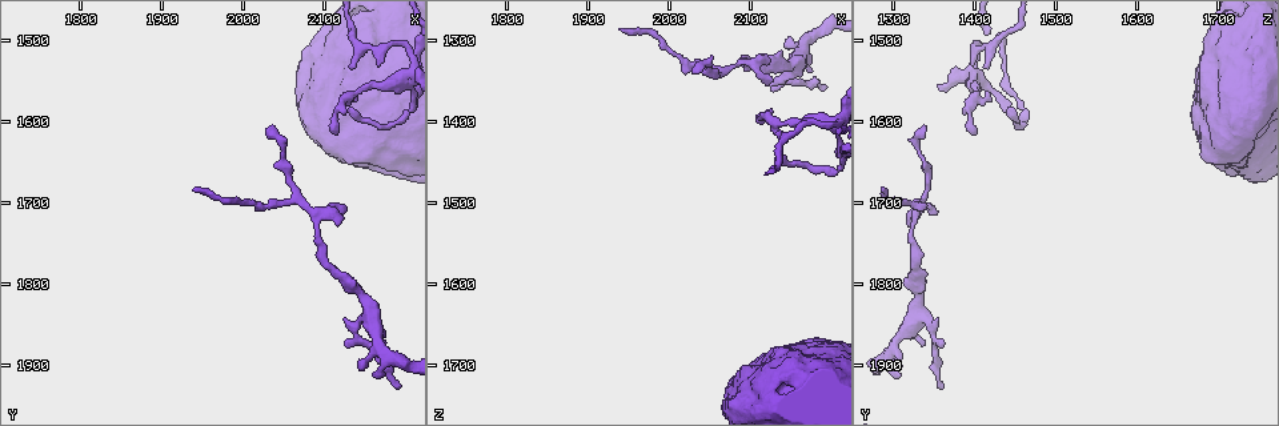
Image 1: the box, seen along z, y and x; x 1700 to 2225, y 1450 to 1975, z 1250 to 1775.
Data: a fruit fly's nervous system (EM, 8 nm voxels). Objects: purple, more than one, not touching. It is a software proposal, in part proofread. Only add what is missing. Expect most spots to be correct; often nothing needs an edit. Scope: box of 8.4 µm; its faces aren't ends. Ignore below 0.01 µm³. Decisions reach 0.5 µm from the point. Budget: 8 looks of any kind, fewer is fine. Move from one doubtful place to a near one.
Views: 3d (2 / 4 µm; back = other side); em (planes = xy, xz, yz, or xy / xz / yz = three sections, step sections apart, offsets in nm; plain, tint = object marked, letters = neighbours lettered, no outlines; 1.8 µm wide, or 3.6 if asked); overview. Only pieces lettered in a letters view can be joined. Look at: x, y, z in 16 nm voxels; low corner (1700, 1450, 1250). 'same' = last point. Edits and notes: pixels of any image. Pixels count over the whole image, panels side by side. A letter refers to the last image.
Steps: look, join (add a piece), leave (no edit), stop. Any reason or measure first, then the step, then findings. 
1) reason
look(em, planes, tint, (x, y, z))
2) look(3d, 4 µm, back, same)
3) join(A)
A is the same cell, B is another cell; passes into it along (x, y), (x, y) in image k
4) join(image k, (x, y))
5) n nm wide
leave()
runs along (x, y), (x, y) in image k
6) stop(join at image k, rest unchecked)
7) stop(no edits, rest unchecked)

touches itself
look(em, 3.6 µm, xz, step 16, tint, (2110, 1550, 1730))

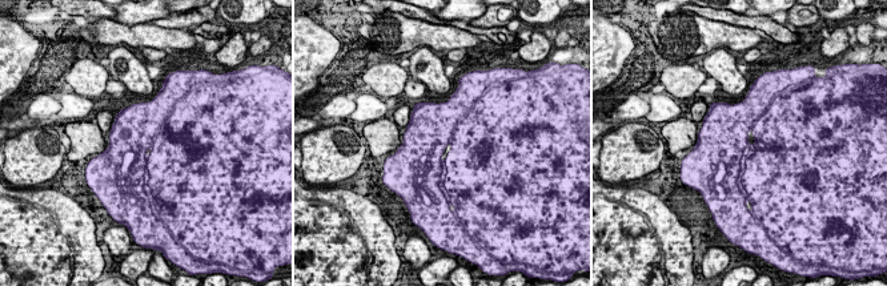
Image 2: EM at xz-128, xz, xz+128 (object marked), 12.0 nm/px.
look(em, 3.6 µm, planes, letters, same)

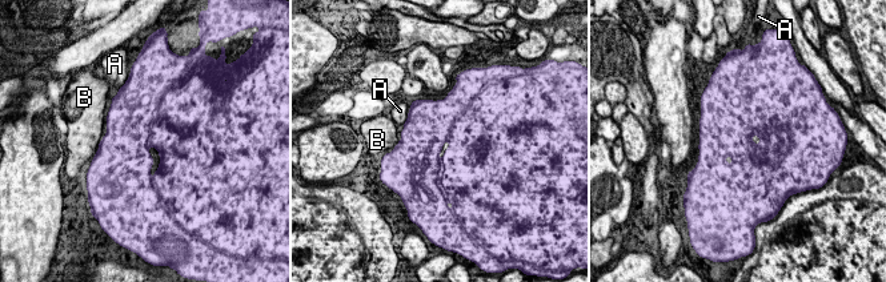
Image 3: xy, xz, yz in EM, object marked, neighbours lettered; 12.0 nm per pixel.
1200 nm wide
leave()
A and B are other cells; border along (411, 104), (404, 124) in image 3; no lettered piece goes on from it

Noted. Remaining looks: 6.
calibre changes
look(em, xz, step 16, tint, (2180, 1555, 1400))

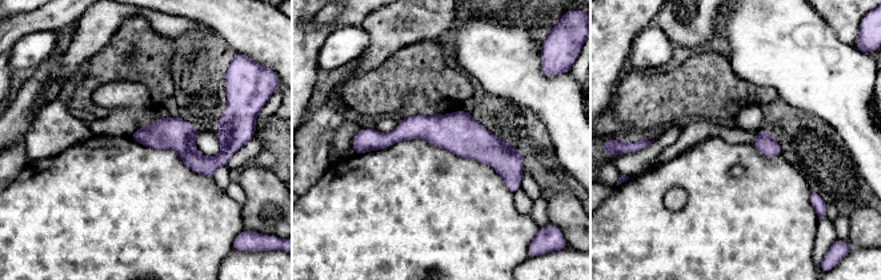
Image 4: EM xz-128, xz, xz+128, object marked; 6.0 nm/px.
cut it another way
look(em, planes, letters, same)

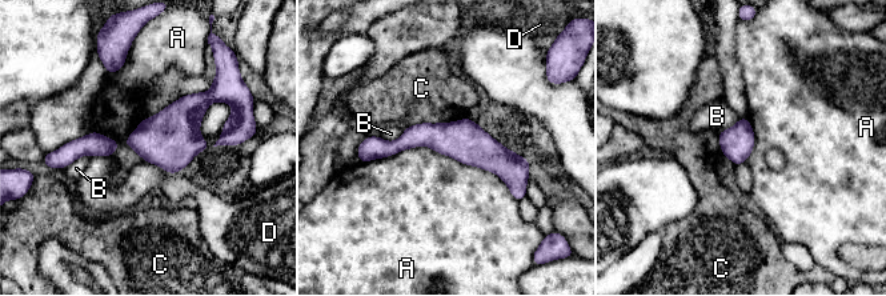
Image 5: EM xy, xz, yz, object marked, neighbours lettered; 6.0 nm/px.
A touches over 1000 nm
leave()
A, B, C and D are other cells; none of them fits

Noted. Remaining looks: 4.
an open end
look(em, planes, letters, (2150, 1900, 1295))

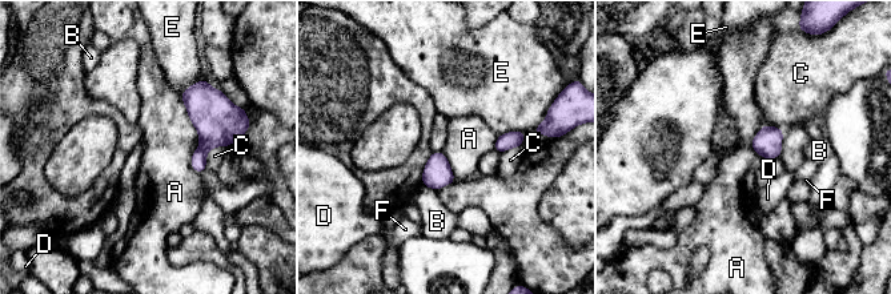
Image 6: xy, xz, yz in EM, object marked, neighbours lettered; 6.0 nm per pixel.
leave()
A, B, C, D, E and F are other cells; border along (179, 95), (199, 139) in image 6; none of them fits

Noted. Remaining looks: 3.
four-way junction
look(em, 3.6 µm, planes, tint, (2070, 1695, 1335))

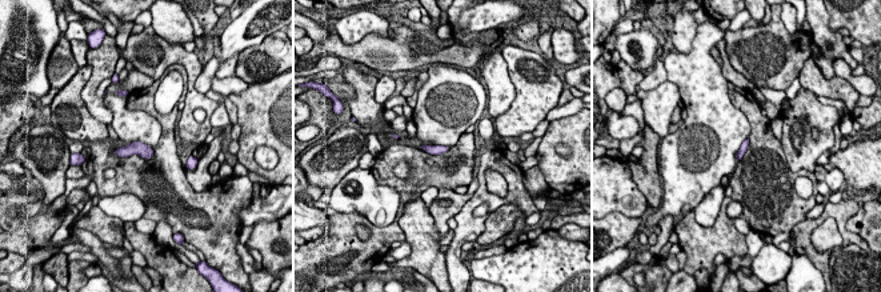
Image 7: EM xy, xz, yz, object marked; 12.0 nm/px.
what lies round it
look(em, 3.6 µm, planes, letters, same)

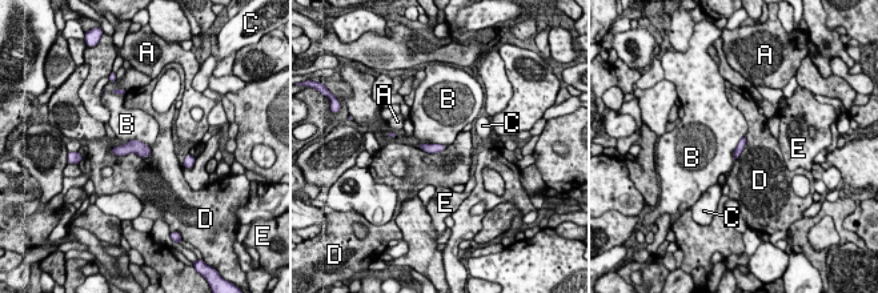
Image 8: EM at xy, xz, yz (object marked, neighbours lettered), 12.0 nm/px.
leave()
A, B, C, D and E are other cells; border along (419, 141), (446, 145) in image 8; none of them fits

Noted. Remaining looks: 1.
stop(no edits, rest unchecked)

